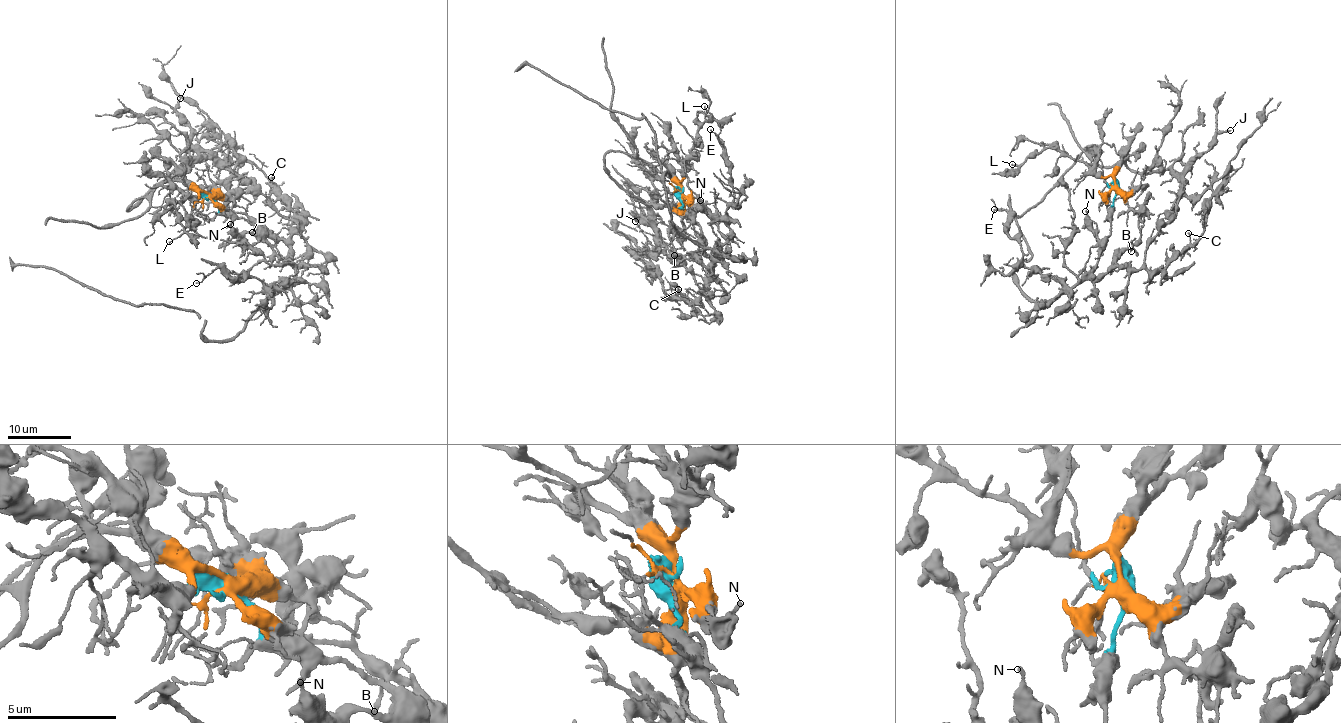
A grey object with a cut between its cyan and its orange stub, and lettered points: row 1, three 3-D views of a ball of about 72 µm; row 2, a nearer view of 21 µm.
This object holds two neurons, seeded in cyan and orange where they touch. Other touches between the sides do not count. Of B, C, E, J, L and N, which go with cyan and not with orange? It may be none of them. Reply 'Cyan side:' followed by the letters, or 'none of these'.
Cyan side: B, C, E, N

